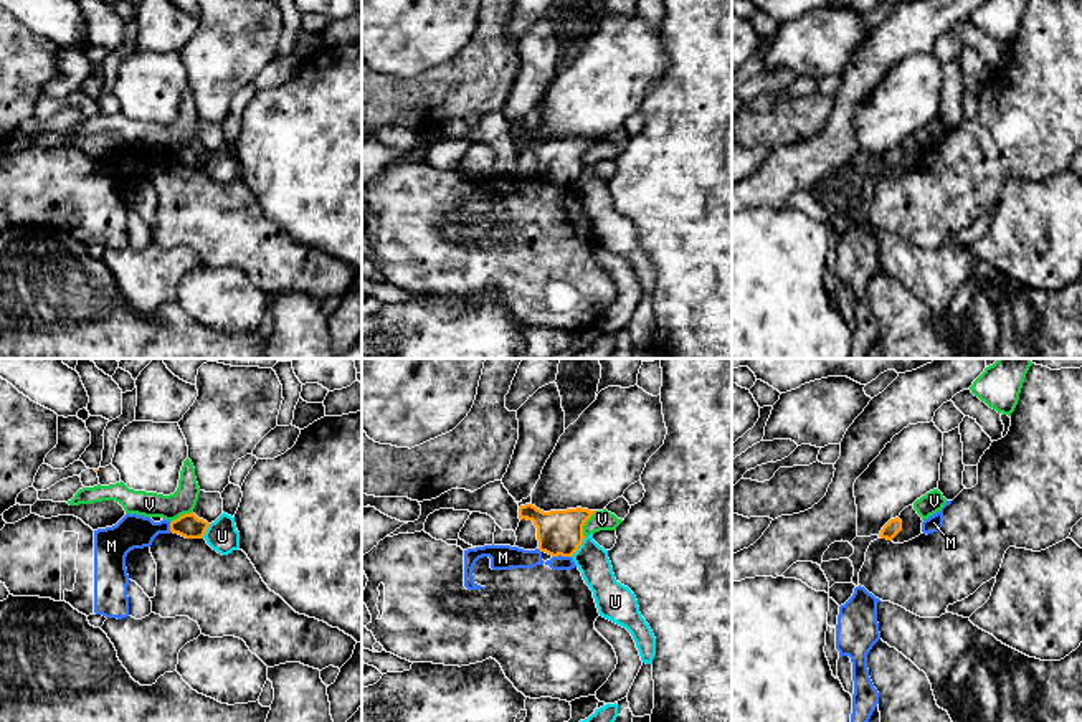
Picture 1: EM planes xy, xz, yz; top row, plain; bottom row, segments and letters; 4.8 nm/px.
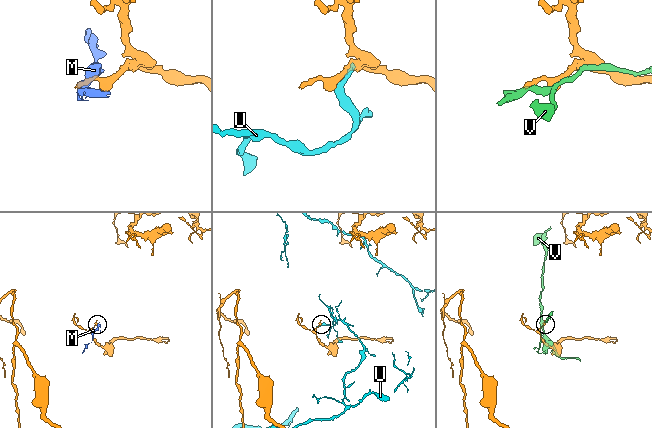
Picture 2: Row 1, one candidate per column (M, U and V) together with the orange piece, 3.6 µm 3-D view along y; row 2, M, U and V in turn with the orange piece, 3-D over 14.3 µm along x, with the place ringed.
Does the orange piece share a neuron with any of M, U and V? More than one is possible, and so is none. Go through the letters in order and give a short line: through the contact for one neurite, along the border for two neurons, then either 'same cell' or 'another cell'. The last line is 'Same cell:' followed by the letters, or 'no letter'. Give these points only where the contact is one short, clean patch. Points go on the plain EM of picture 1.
M: line xz (570, 185), (552, 187); another cell
U: another cell
V: another cell
Same cell: no letter

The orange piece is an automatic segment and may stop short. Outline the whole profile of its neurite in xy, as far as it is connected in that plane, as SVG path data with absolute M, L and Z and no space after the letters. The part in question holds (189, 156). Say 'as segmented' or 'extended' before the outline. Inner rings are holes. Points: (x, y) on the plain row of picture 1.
as segmented; M193 142L183 144L170 152L170 162L178 164L185 169L203 169L208 159L208 152L198 149Z

